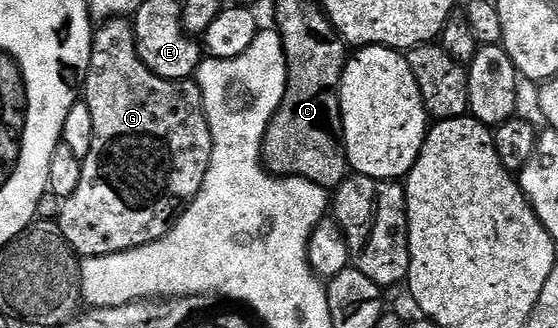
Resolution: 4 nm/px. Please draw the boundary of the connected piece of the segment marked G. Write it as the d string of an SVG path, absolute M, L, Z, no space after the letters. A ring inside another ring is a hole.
M113 17L105 20L104 25L92 34L92 54L90 55L90 67L84 77L82 86L82 101L90 107L90 119L94 119L94 139L90 143L90 151L82 159L82 179L78 179L78 187L74 187L74 195L63 198L60 209L60 221L58 228L64 236L64 242L72 249L73 253L81 258L101 257L102 255L114 255L122 251L137 249L143 245L149 245L168 234L173 221L178 214L198 195L202 183L206 179L206 171L210 167L212 158L212 136L208 120L204 114L204 97L200 93L200 86L195 80L171 81L162 79L142 63L142 59L136 50L136 30L131 20L124 17Z

